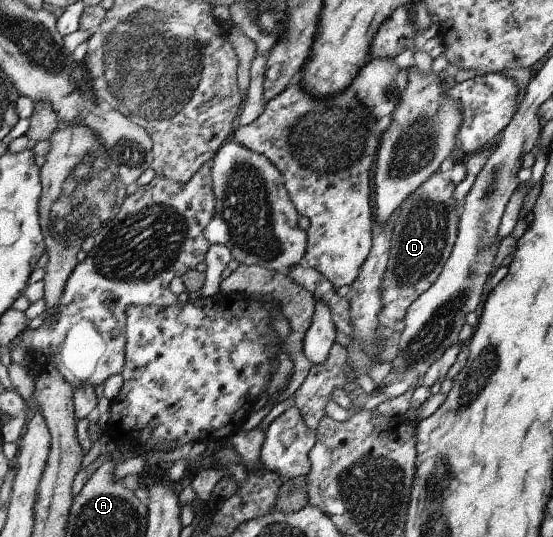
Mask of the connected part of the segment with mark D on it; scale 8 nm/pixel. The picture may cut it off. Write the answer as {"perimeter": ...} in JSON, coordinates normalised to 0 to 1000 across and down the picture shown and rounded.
{"perimeter":[[[797,320],[781,322],[781,328],[759,345],[745,363],[741,363],[727,384],[723,397],[716,404],[716,419],[709,430],[709,454],[703,469],[694,523],[687,534],[691,546],[691,579],[687,579],[685,598],[691,607],[712,609],[714,601],[731,596],[736,577],[788,525],[792,512],[799,507],[799,497],[807,492],[814,471],[826,445],[828,415],[832,412],[832,385],[821,374],[821,352],[825,345],[808,326]]]}

